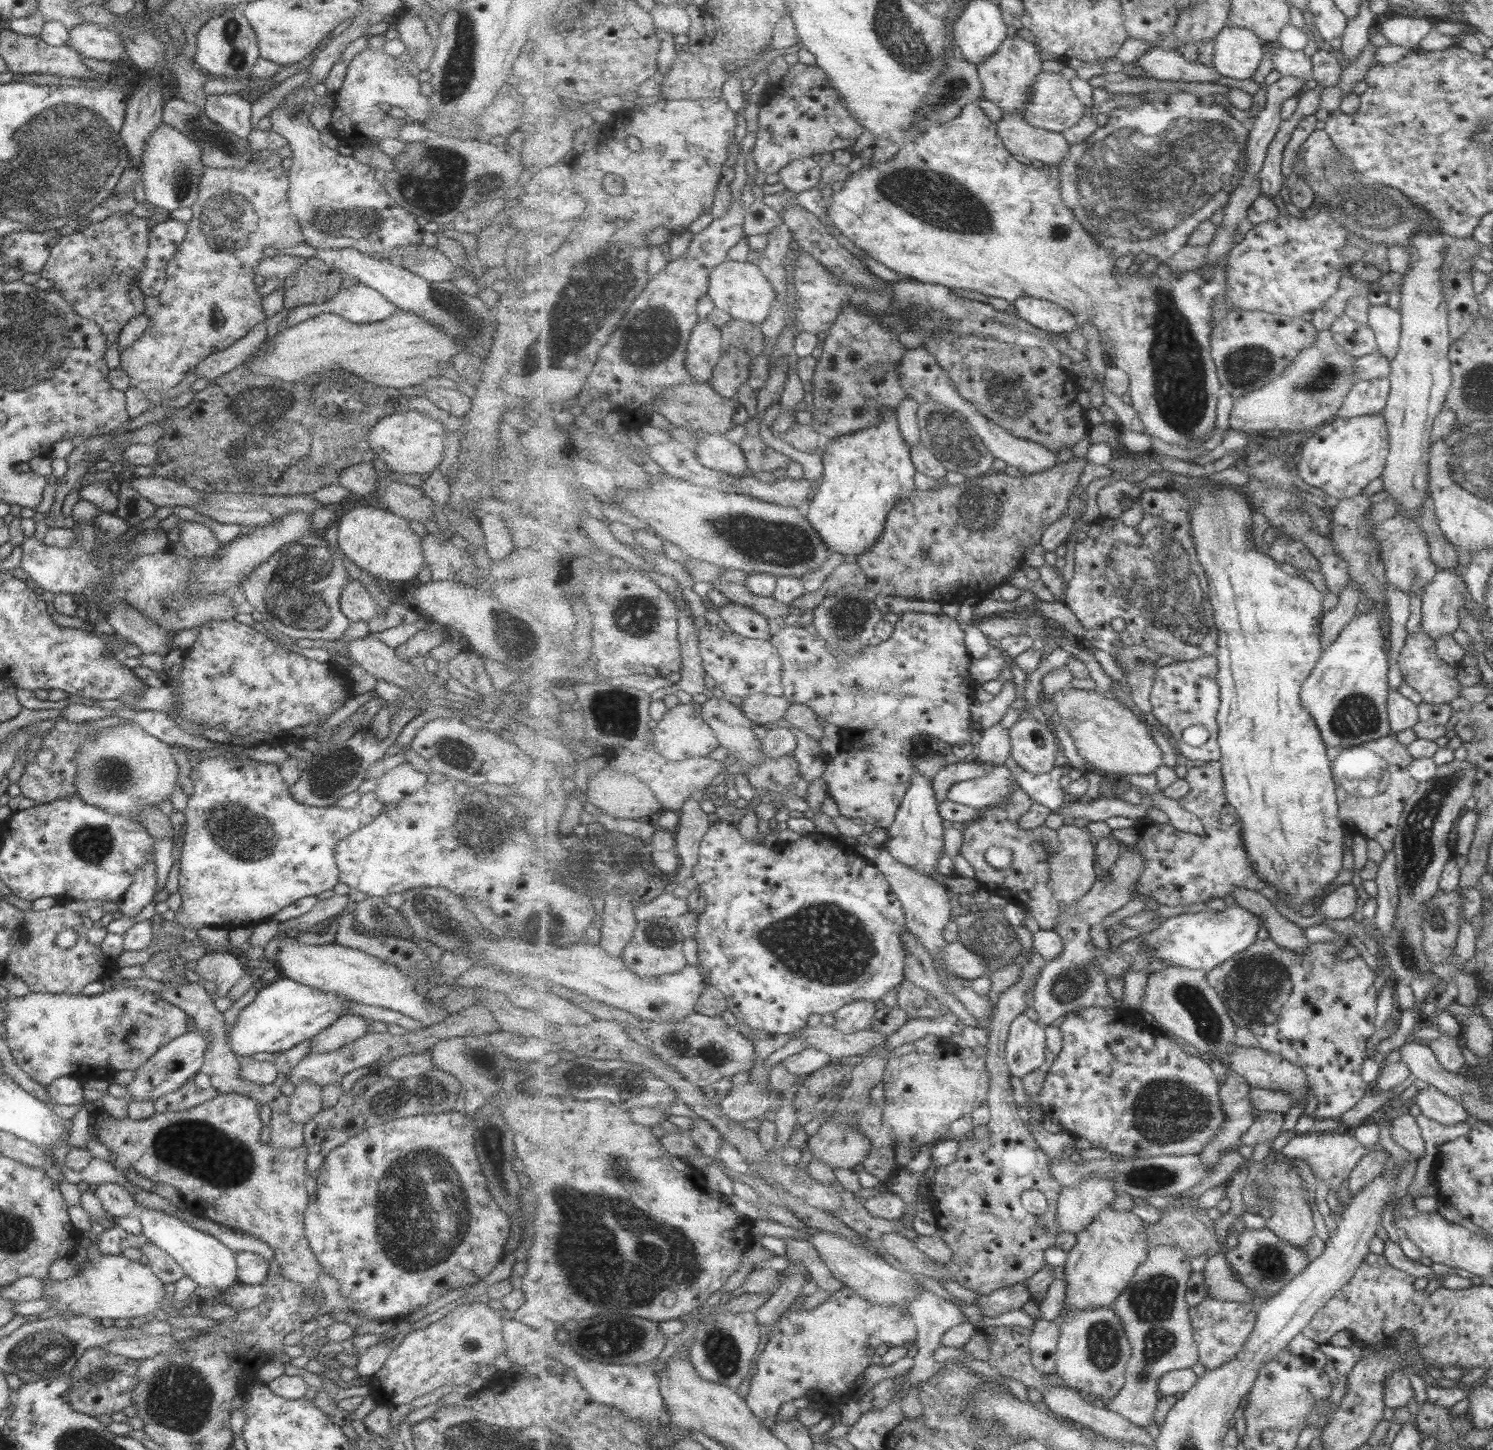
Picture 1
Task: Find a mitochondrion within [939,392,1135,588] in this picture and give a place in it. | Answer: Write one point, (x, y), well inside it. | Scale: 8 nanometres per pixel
(981, 508)

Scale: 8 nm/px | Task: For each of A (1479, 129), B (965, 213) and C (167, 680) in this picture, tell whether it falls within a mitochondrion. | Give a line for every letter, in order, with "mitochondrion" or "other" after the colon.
A: mitochondrion
B: mitochondrion
C: other

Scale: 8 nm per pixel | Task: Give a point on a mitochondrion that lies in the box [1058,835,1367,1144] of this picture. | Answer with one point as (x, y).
(1254, 985)

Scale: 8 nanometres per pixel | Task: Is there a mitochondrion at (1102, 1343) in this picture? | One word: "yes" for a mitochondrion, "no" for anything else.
yes

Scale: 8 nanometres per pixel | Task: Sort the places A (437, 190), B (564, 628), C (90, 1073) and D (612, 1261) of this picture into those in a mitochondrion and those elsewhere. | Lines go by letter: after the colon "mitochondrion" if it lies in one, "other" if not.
A: mitochondrion
B: other
C: other
D: mitochondrion

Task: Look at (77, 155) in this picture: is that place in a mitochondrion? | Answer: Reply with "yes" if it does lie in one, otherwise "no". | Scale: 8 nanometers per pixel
yes

